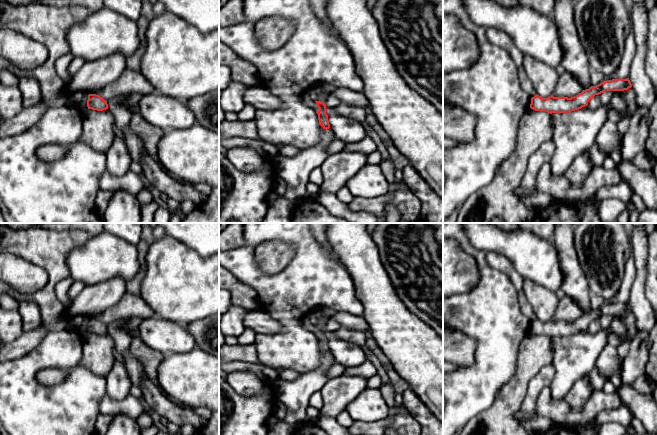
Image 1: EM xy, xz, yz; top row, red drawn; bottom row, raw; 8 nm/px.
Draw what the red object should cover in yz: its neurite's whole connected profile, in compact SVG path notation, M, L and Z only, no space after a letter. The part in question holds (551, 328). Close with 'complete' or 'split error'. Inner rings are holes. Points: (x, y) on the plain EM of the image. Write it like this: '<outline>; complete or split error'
M629 302L612 303L603 305L596 310L591 310L589 313L583 314L578 319L568 321L554 321L553 319L542 322L535 319L531 322L530 332L535 335L546 335L552 337L567 337L579 334L588 329L589 324L595 319L599 319L605 315L624 315L632 311Z; complete

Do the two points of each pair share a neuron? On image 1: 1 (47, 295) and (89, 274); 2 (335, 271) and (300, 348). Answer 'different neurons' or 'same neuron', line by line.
1: different neurons
2: same neuron

